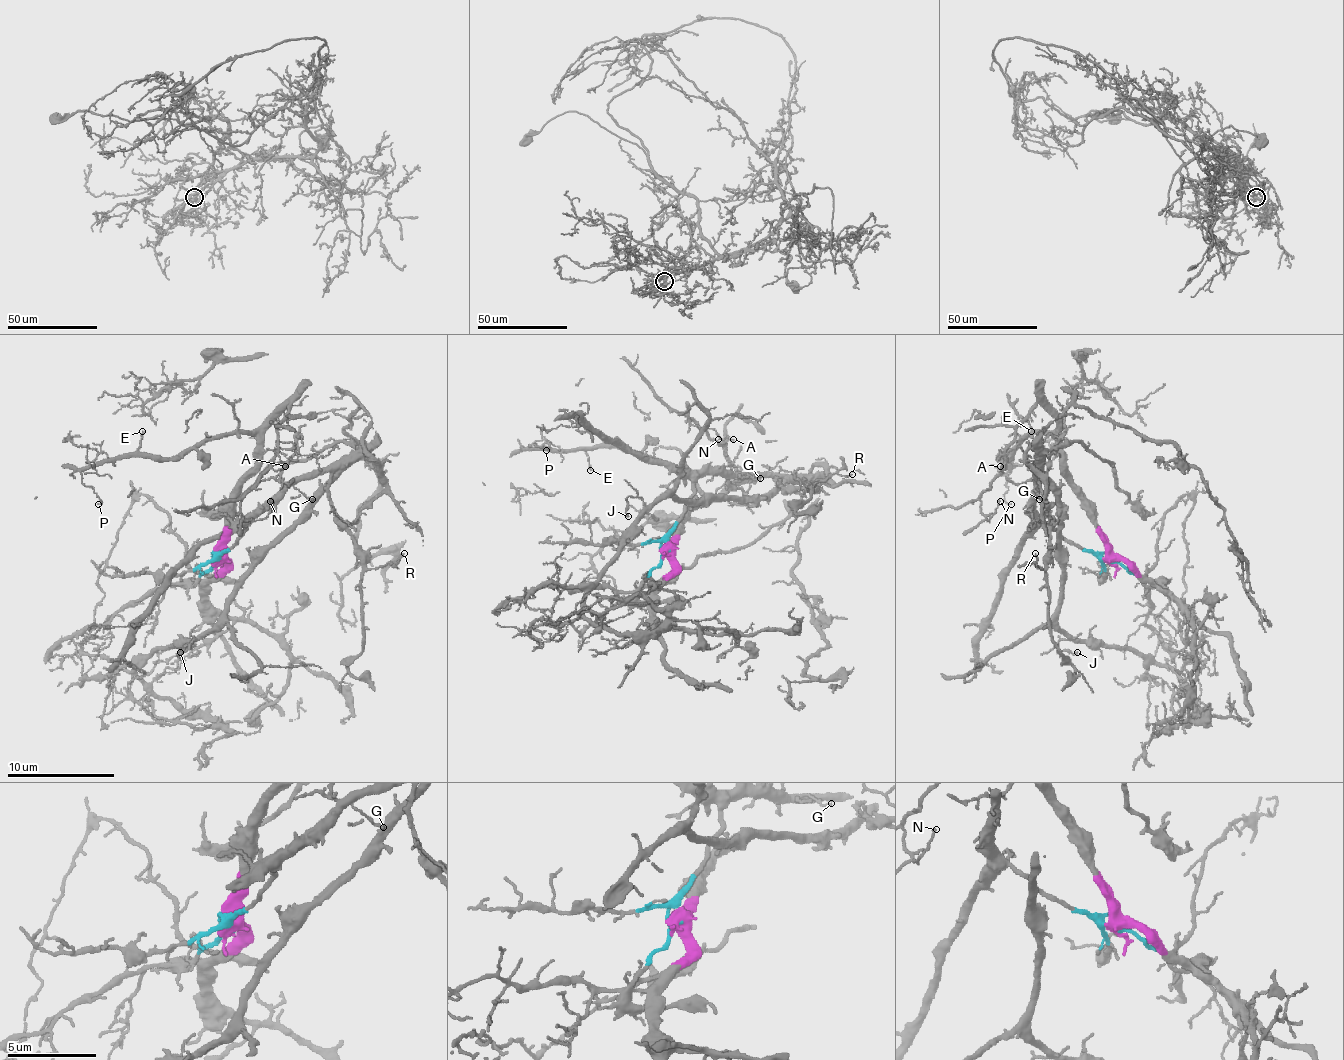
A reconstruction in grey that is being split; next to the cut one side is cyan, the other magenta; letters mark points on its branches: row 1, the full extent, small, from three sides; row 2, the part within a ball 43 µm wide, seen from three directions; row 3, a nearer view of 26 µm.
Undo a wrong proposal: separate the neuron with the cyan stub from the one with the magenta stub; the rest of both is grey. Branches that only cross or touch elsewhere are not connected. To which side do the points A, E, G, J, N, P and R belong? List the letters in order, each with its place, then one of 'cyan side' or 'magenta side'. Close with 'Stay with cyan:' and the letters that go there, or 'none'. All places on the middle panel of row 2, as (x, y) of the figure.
A: (733, 439) | magenta side
E: (590, 470) | magenta side
G: (760, 478) | cyan side
J: (628, 516) | cyan side
N: (718, 439) | magenta side
P: (546, 450) | magenta side
R: (852, 474) | cyan side
Stay with cyan: G, J, R

